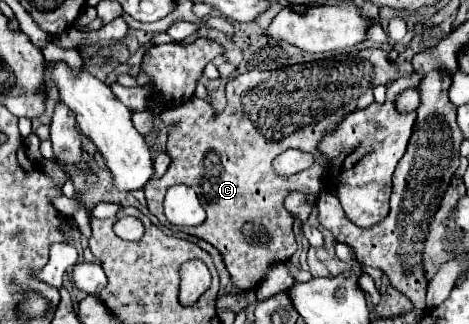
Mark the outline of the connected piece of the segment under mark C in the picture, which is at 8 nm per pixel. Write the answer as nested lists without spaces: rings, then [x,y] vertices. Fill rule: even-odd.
[[[362,49],[362,51],[342,53],[342,55],[334,55],[334,57],[320,59],[320,61],[292,65],[292,67],[278,69],[278,71],[242,73],[226,83],[228,105],[220,115],[212,115],[210,119],[206,119],[206,103],[198,97],[192,97],[190,101],[186,101],[178,107],[166,109],[162,113],[162,119],[168,123],[174,121],[174,125],[170,125],[170,135],[168,135],[168,145],[166,145],[166,153],[172,157],[172,163],[164,177],[150,179],[150,183],[144,189],[150,213],[154,213],[158,217],[158,221],[162,225],[167,225],[171,231],[184,231],[188,235],[196,235],[198,239],[204,239],[210,245],[214,245],[222,253],[222,259],[230,273],[232,283],[240,291],[256,289],[266,279],[266,273],[272,265],[276,265],[280,261],[288,261],[296,253],[296,239],[294,239],[294,231],[292,231],[294,221],[290,219],[290,215],[286,215],[284,197],[290,191],[306,191],[308,195],[320,193],[326,183],[324,181],[326,159],[322,159],[322,155],[316,151],[320,139],[326,133],[334,131],[338,127],[338,123],[344,119],[344,115],[368,107],[374,101],[372,99],[374,87],[390,83],[392,77],[396,77],[396,67],[394,67],[394,63],[388,61],[386,51]],[[286,149],[300,149],[300,151],[314,153],[316,159],[320,159],[320,161],[316,161],[314,167],[310,167],[302,173],[296,173],[292,177],[278,177],[272,171],[272,159]],[[176,183],[188,183],[196,189],[198,197],[202,199],[202,207],[208,215],[202,225],[178,227],[170,224],[166,219],[162,210],[162,202],[166,189]],[[244,223],[254,223],[254,225],[264,227],[268,233],[268,243],[258,245],[258,247],[250,245],[242,233]]]

